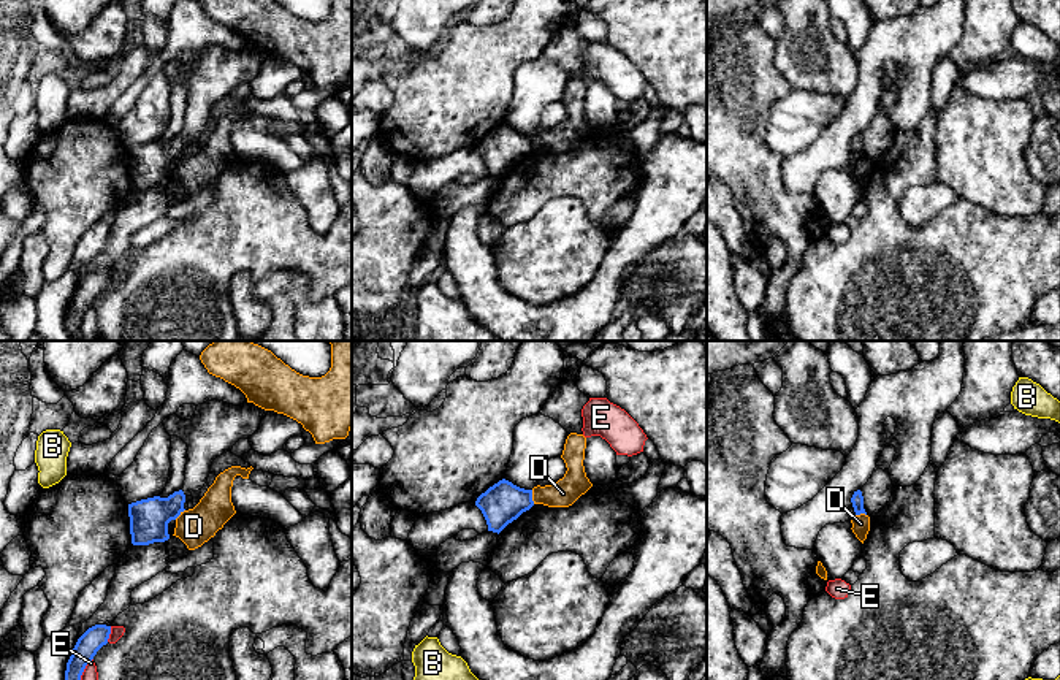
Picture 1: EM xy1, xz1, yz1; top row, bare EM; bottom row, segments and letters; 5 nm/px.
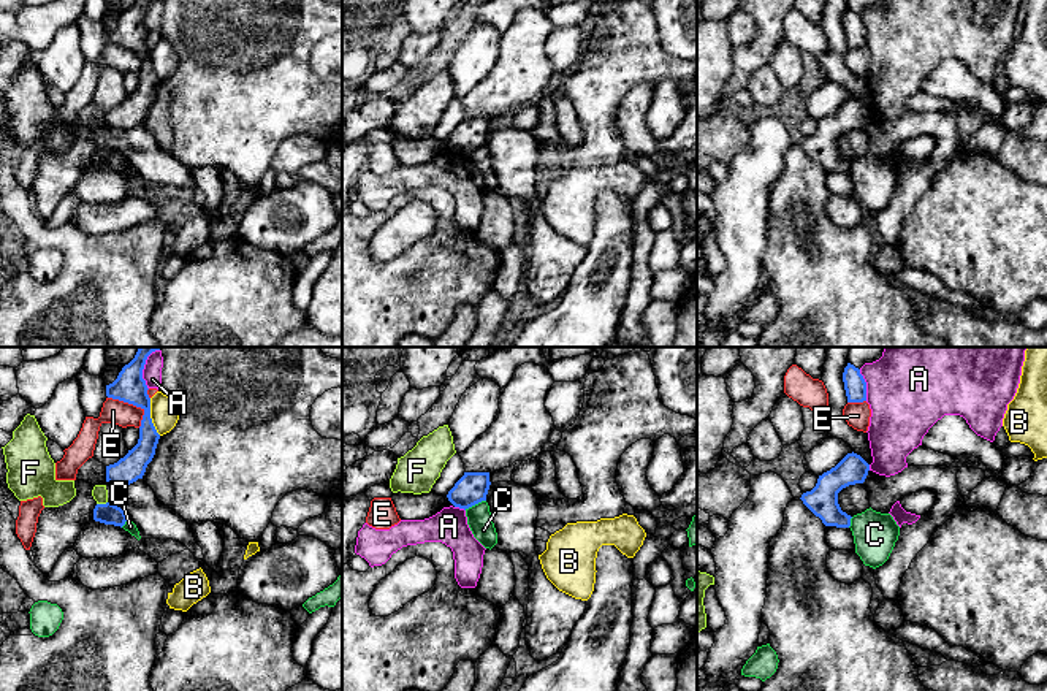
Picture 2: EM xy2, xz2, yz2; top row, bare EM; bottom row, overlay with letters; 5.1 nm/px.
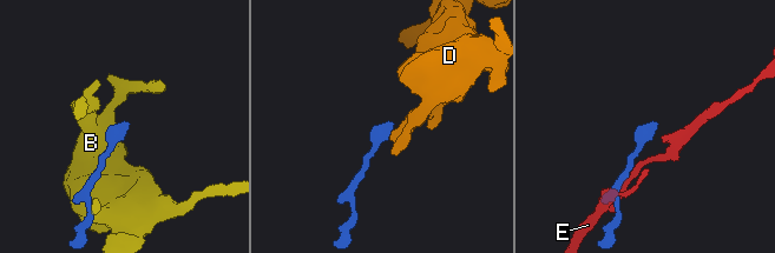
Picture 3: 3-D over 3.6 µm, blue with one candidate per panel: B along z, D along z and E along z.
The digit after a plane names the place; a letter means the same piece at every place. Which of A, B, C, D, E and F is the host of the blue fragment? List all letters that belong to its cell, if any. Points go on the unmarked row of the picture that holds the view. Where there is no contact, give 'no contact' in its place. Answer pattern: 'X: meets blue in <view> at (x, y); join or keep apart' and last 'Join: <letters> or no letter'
A: meets blue in yz2 at (865, 30); keep apart
B: meets blue in xy2 at (149, 62); keep apart
C: meets blue in xz2 at (474, 149); keep apart
D: meets blue in xz1 at (531, 141); keep apart
E: meets blue in xy2 at (133, 49); keep apart
F: meets blue in xy2 at (102, 149); keep apart
Join: no letter

